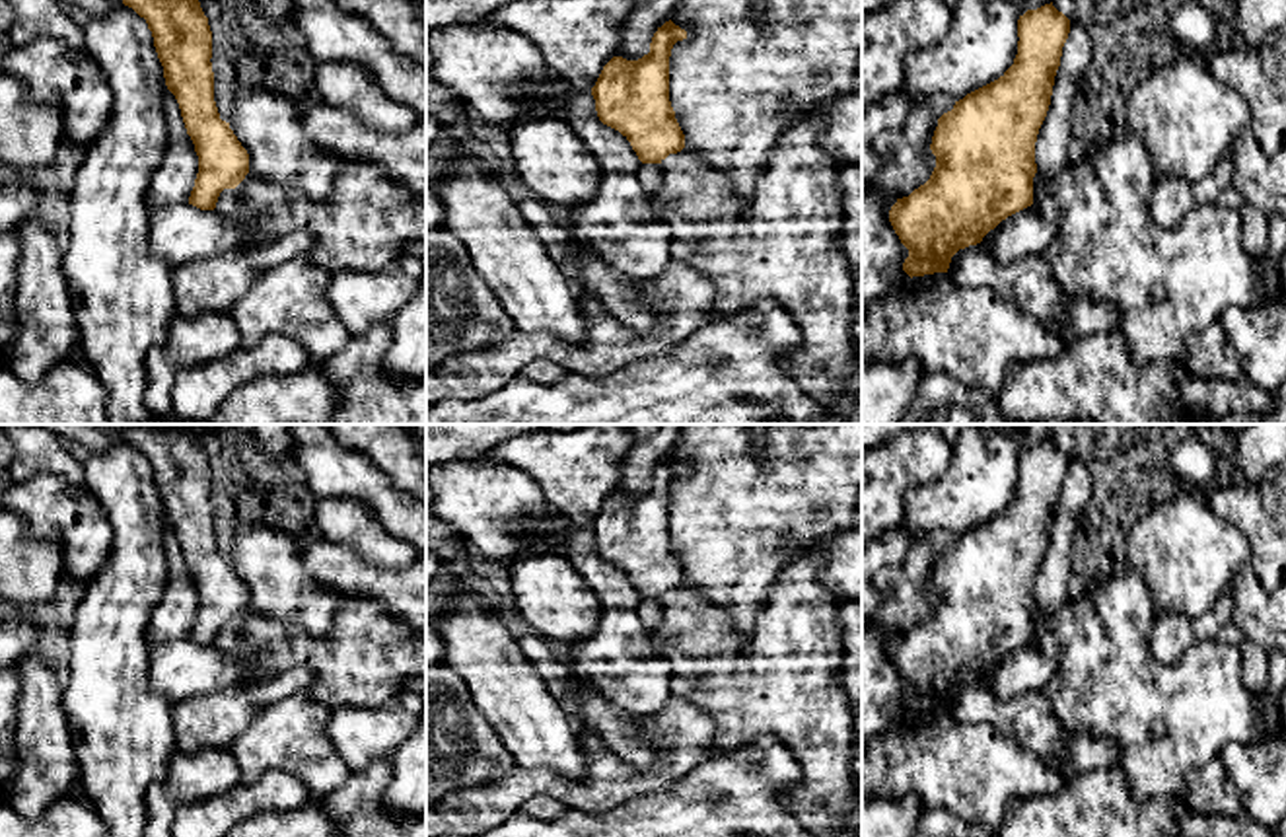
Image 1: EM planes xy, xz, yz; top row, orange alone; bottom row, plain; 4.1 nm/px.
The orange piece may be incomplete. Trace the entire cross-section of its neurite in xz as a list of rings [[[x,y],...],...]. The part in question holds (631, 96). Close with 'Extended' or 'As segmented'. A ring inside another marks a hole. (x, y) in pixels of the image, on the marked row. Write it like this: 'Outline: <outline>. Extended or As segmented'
Outline: [[[665,21],[652,37],[650,53],[638,60],[613,56],[591,95],[603,125],[619,130],[642,164],[661,164],[685,148],[685,134],[669,101],[669,56],[687,31]]]. As segmented

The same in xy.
Outline: [[[123,0],[146,19],[167,90],[198,156],[189,204],[214,210],[224,189],[249,173],[249,154],[214,101],[212,31],[198,0]]]. As segmented

